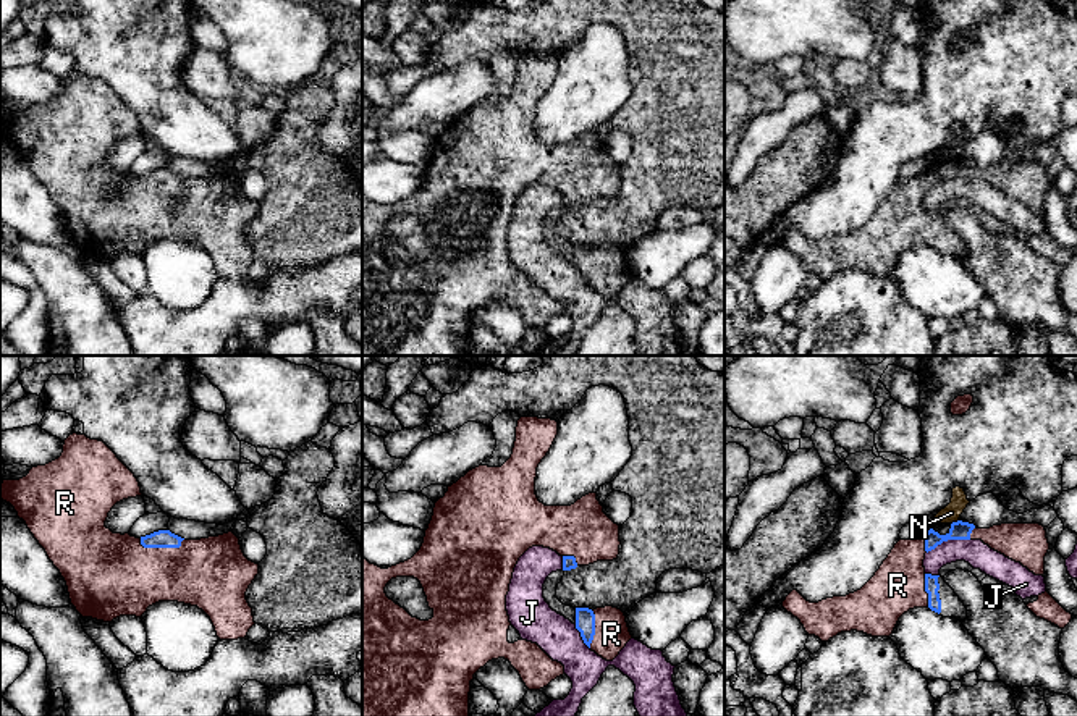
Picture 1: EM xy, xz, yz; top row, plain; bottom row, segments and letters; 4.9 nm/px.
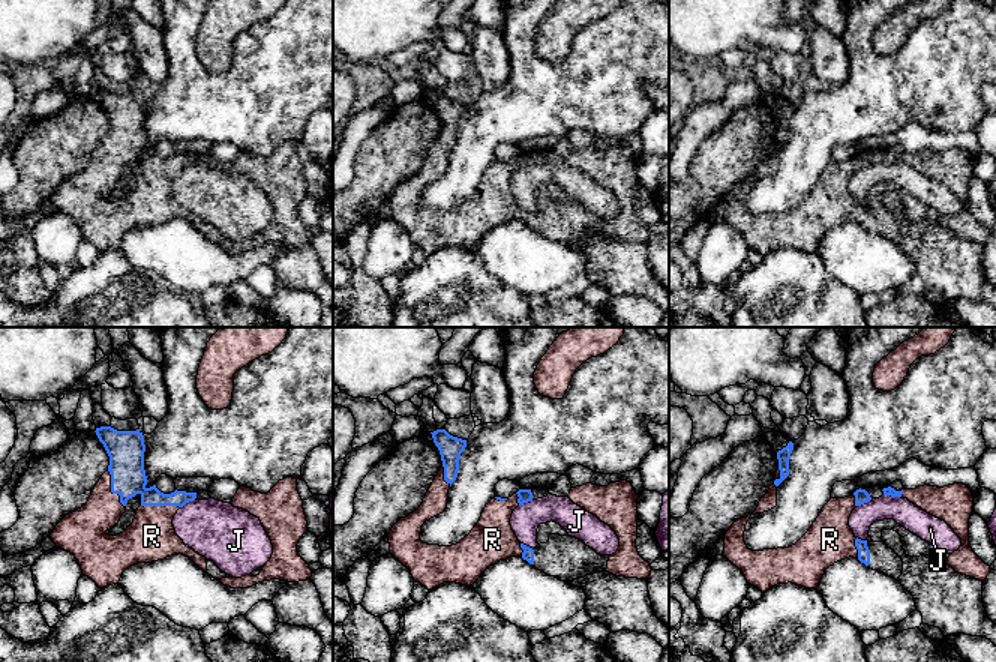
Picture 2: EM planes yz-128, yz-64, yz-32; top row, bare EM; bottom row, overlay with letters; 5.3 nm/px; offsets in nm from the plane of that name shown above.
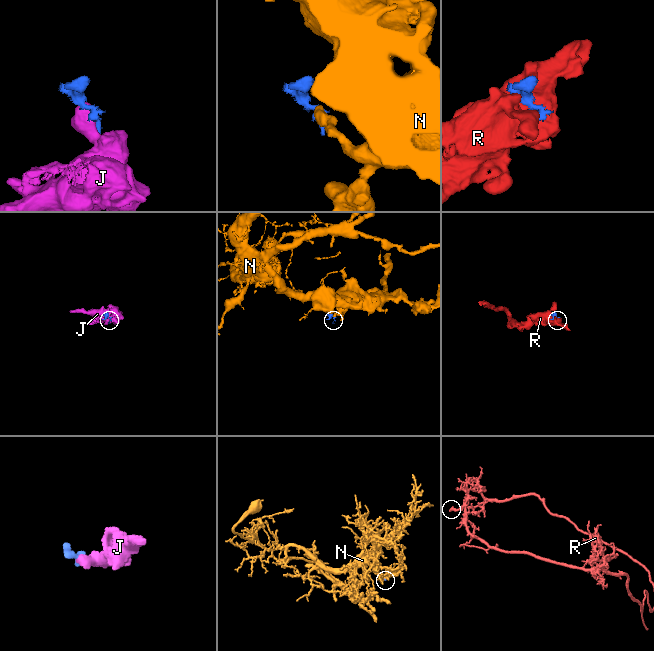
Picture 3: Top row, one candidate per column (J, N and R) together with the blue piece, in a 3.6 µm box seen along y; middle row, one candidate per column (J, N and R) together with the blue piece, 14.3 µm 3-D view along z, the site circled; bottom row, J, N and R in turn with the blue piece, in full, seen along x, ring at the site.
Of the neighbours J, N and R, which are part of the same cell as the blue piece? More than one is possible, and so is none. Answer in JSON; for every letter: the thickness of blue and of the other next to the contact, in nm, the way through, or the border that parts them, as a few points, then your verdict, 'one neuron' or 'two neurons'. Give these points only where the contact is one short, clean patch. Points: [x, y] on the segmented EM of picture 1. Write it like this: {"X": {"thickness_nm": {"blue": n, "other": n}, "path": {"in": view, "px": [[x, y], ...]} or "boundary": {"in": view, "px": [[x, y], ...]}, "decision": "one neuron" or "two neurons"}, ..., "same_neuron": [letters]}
{"J": {"thickness_nm": {"blue": 100, "other": 130}, "decision": "two neurons"}, "N": {"thickness_nm": {"blue": 100, "other": 90}, "boundary": {"in": "yz", "px": [[958, 519], [951, 524]]}, "decision": "two neurons"}, "R": {"thickness_nm": {"blue": 100, "other": 360}, "decision": "one neuron"}, "same_neuron": ["R"]}

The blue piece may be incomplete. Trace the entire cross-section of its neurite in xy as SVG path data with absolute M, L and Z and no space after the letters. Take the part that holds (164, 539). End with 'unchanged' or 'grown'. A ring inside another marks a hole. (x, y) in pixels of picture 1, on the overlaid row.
M78 433L65 440L58 459L0 485L0 499L15 508L45 550L66 582L71 604L82 617L103 622L120 616L141 617L158 601L178 601L202 609L220 640L246 638L256 624L246 592L259 574L259 564L244 556L233 532L184 540L170 530L158 530L136 538L105 527L116 503L141 495L134 474L103 441Z; grown

